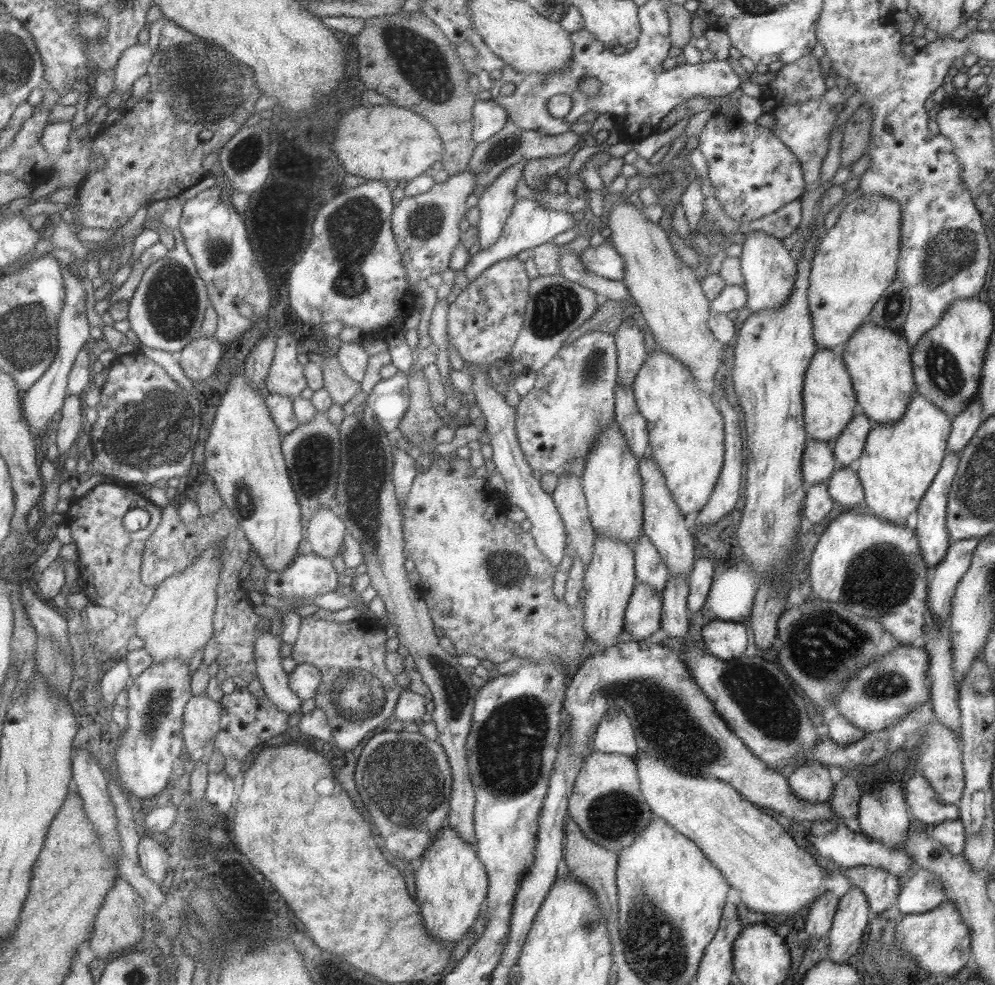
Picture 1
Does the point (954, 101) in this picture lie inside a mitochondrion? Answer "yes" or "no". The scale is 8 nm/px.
no

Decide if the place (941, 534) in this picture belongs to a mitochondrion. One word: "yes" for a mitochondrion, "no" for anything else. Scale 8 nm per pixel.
no

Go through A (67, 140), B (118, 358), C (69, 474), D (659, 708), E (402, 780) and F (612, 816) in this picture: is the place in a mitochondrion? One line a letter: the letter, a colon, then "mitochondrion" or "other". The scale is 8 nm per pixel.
A: other
B: other
C: other
D: mitochondrion
E: mitochondrion
F: mitochondrion

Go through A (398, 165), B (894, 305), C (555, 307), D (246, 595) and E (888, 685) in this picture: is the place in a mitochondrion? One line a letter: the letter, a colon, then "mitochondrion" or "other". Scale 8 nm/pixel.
A: other
B: mitochondrion
C: mitochondrion
D: other
E: mitochondrion

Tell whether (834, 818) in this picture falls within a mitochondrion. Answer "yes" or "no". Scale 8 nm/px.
no

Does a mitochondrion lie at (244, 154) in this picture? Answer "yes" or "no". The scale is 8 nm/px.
yes

